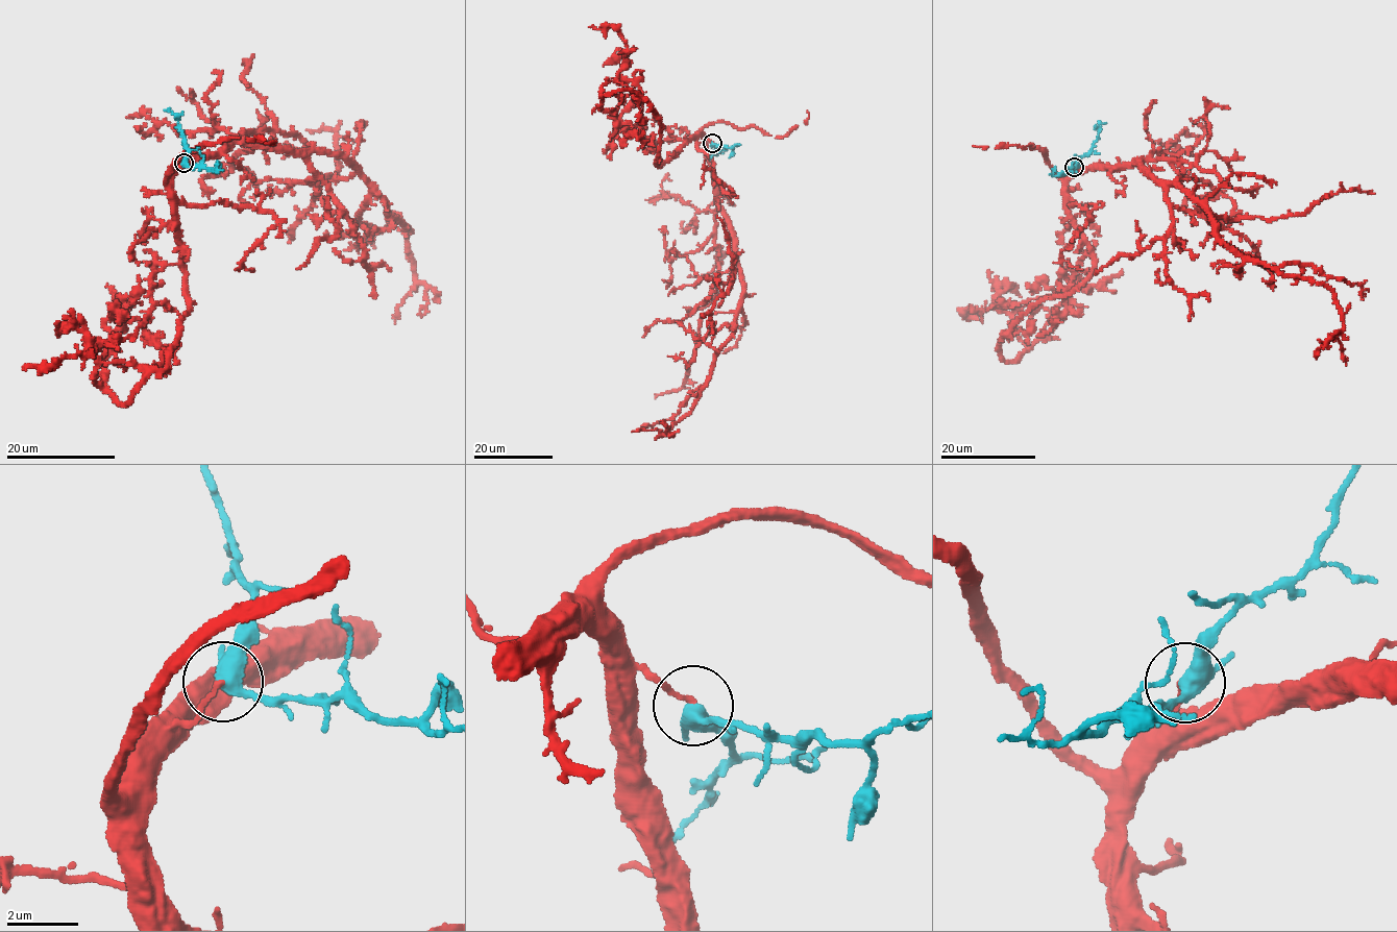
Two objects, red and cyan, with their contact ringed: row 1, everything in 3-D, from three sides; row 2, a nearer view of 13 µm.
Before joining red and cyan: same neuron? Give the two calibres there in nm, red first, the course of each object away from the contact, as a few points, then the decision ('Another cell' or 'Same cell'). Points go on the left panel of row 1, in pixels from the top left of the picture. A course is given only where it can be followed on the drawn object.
Thickness 110 nm (red) against 360 nm. Course of red: (182, 163), (176, 170), (240, 141), (349, 160), (387, 201), (387, 214), (410, 226), (414, 289), (394, 323). Course of cyan: (184, 163), (188, 151), (177, 117), (165, 109). Another cell

